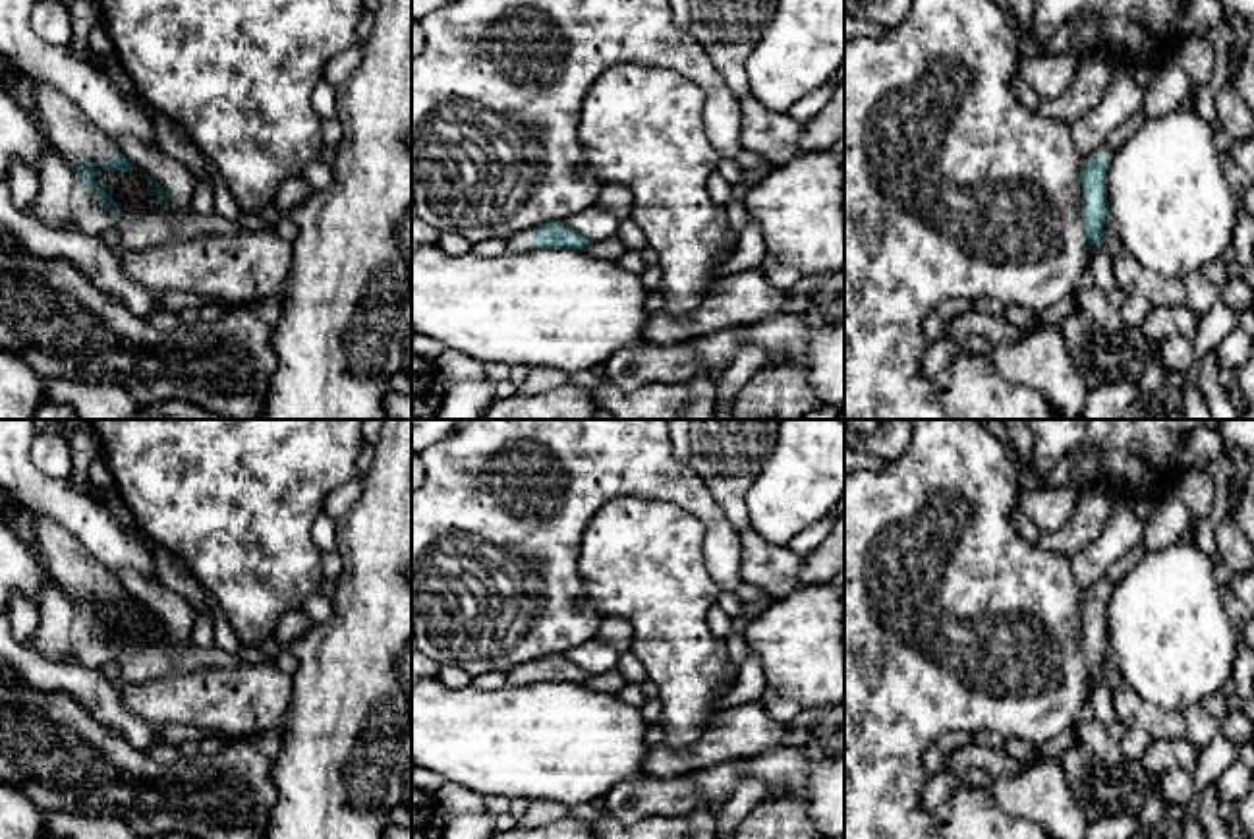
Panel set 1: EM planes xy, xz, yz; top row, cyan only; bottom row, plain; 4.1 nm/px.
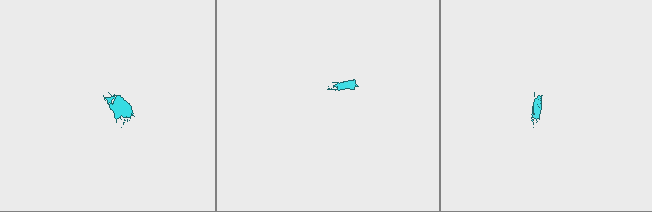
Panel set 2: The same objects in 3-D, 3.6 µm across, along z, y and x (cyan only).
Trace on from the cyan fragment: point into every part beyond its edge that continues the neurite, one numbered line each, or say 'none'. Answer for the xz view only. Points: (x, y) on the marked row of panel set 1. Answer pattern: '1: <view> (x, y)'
1: xz (522, 240)

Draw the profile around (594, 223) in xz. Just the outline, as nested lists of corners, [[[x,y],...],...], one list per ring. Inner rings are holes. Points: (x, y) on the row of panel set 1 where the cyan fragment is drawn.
[[[593,205],[570,217],[566,224],[589,242],[603,242],[616,234],[620,218]]]

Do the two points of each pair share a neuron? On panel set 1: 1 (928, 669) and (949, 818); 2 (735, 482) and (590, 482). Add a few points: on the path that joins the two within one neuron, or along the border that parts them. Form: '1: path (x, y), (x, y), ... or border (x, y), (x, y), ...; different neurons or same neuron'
1: border (928, 812), (932, 818); different neurons
2: border (688, 464), (729, 520); different neurons

